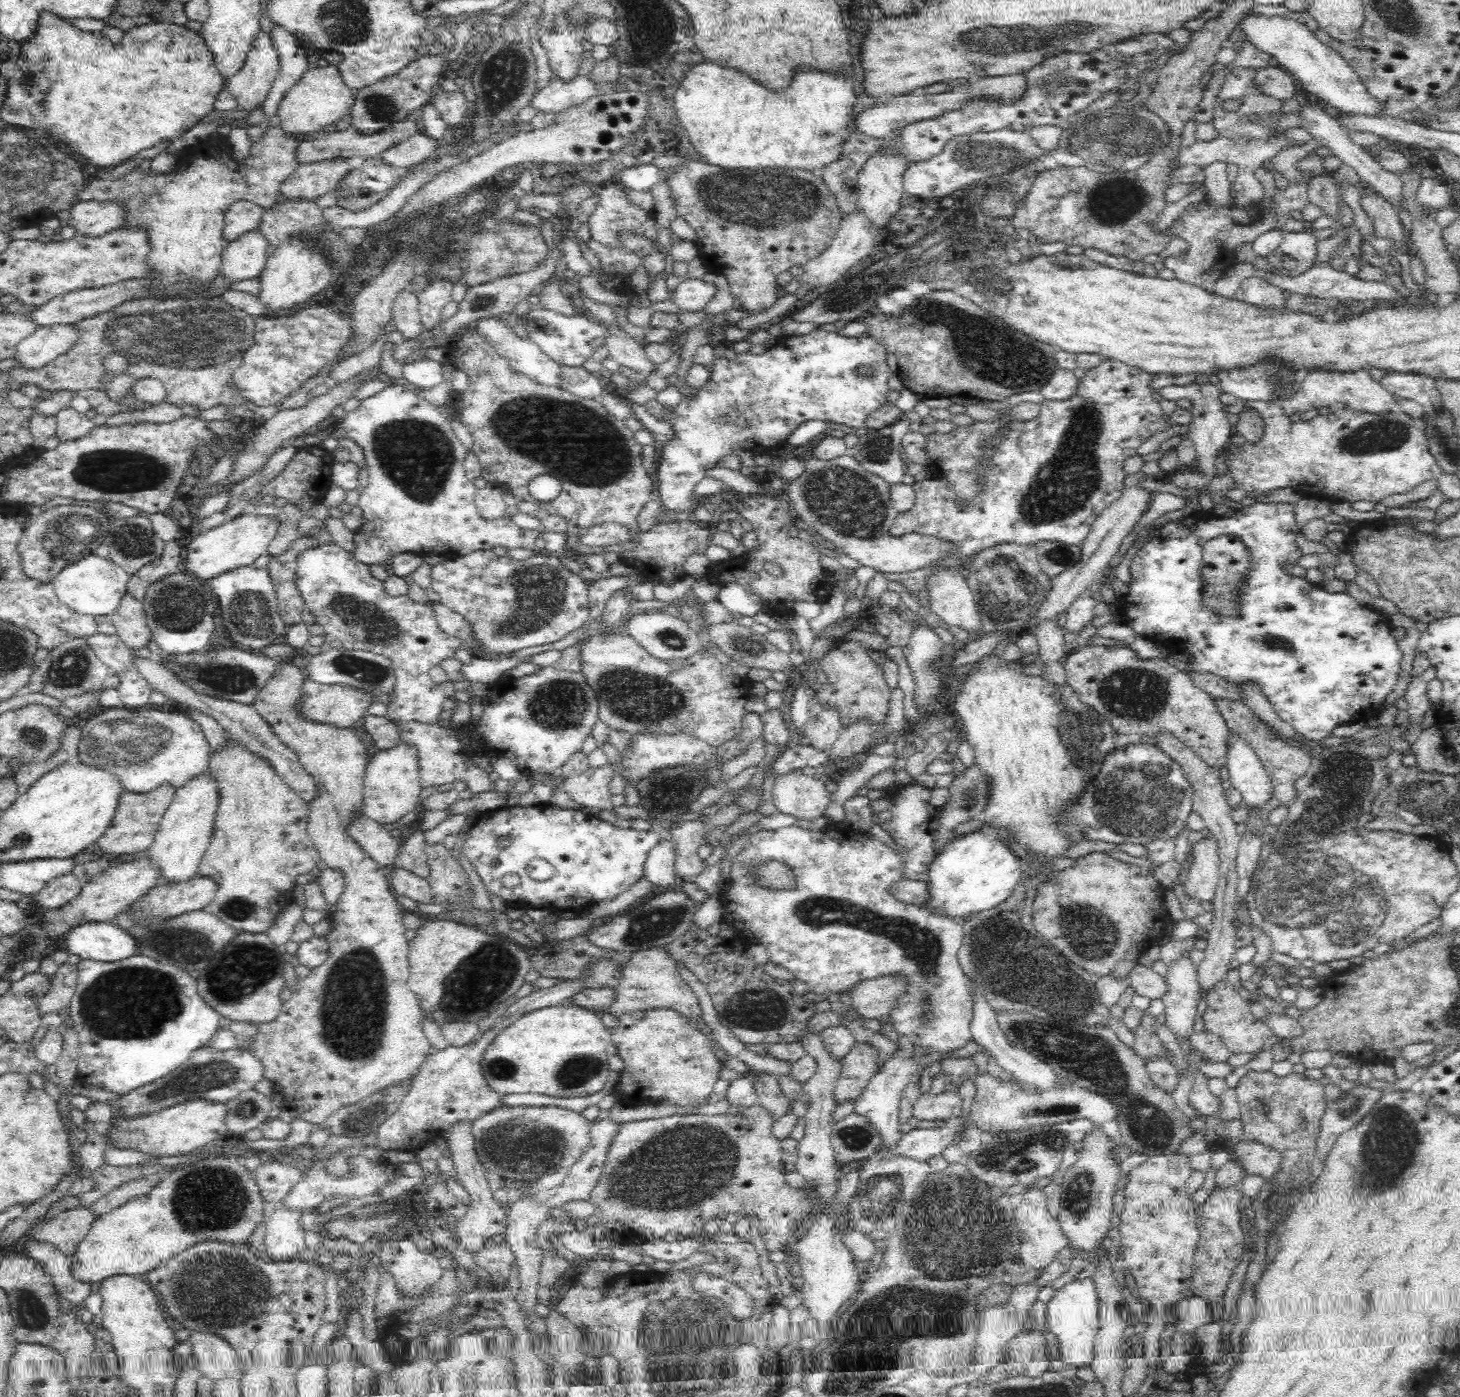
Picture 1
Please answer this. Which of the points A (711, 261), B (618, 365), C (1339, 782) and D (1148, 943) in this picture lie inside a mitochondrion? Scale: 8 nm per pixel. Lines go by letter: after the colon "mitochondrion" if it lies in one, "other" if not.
A: other
B: other
C: mitochondrion
D: other

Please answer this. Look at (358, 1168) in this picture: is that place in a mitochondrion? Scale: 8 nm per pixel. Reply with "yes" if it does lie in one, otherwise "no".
no

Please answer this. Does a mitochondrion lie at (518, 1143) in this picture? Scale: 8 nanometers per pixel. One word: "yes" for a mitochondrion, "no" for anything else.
yes

